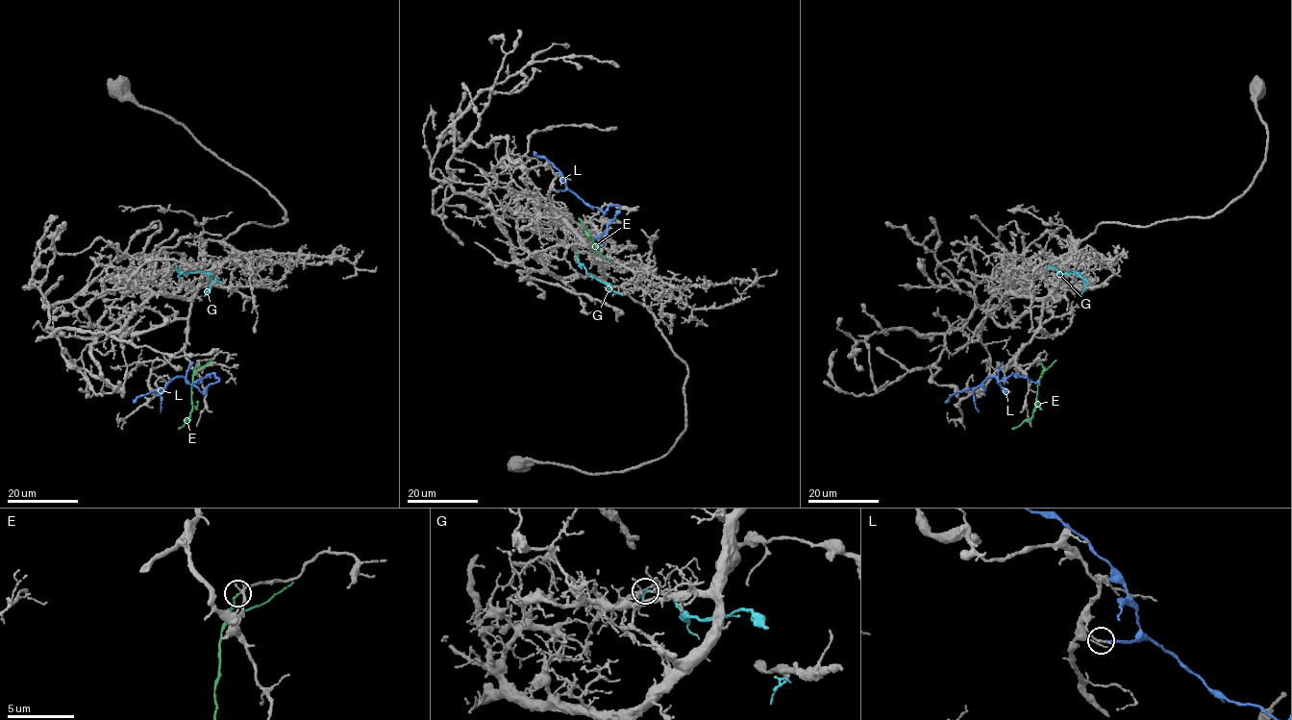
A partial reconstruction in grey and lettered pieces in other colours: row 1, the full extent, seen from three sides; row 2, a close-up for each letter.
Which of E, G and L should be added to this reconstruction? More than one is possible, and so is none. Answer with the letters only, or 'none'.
E

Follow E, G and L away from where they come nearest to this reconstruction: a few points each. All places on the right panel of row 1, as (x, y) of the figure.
E: (1040, 362), (1044, 371), (1037, 385), (1035, 410), (1031, 418), (1012, 429)
G: (1048, 265), (1065, 274), (1076, 271), (1082, 278), (1084, 287), (1080, 296)
L: (983, 394), (983, 382), (988, 377), (993, 376), (1004, 392), (998, 383), (1013, 373), (1035, 383), (1039, 381)

